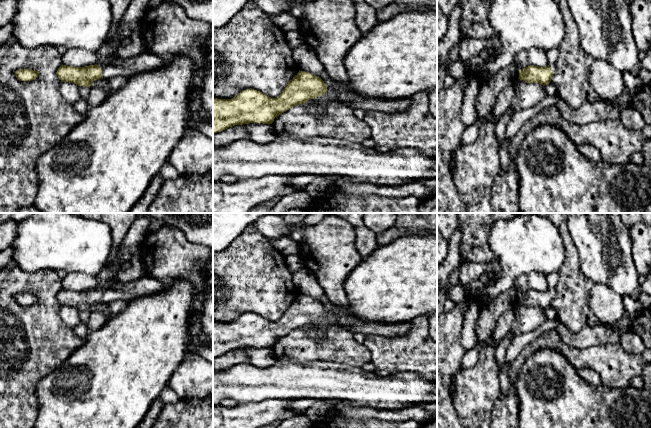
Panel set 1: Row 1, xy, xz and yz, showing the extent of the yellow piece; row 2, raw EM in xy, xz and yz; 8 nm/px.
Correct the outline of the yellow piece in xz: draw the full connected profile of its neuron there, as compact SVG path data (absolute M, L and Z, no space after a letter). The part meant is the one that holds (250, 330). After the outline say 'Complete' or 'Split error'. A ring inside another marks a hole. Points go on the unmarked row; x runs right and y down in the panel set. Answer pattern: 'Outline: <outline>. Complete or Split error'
Outline: M299 294L277 322L252 312L231 323L213 322L213 359L234 349L272 348L277 340L300 328L305 328L309 337L320 342L323 334L313 323L326 318L331 324L340 325L343 315L348 319L345 328L353 333L393 338L406 335L410 328L410 322L388 324L361 320L348 309L327 311L320 301Z. Split error

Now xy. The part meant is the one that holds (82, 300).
Outline: M145 275L131 282L117 282L111 287L97 287L85 291L61 289L56 298L61 306L75 307L89 311L92 306L101 302L110 303L122 300L130 302L139 297L159 293L164 285L158 280Z. Split error

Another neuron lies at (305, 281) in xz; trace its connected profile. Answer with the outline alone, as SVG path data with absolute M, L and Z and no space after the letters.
M305 267L300 268L292 275L292 281L300 295L311 297L317 301L320 301L321 297L325 295L316 276Z

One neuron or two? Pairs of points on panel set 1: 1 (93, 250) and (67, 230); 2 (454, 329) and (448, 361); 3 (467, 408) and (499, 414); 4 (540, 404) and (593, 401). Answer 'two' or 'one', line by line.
1: one
2: one
3: two
4: one

